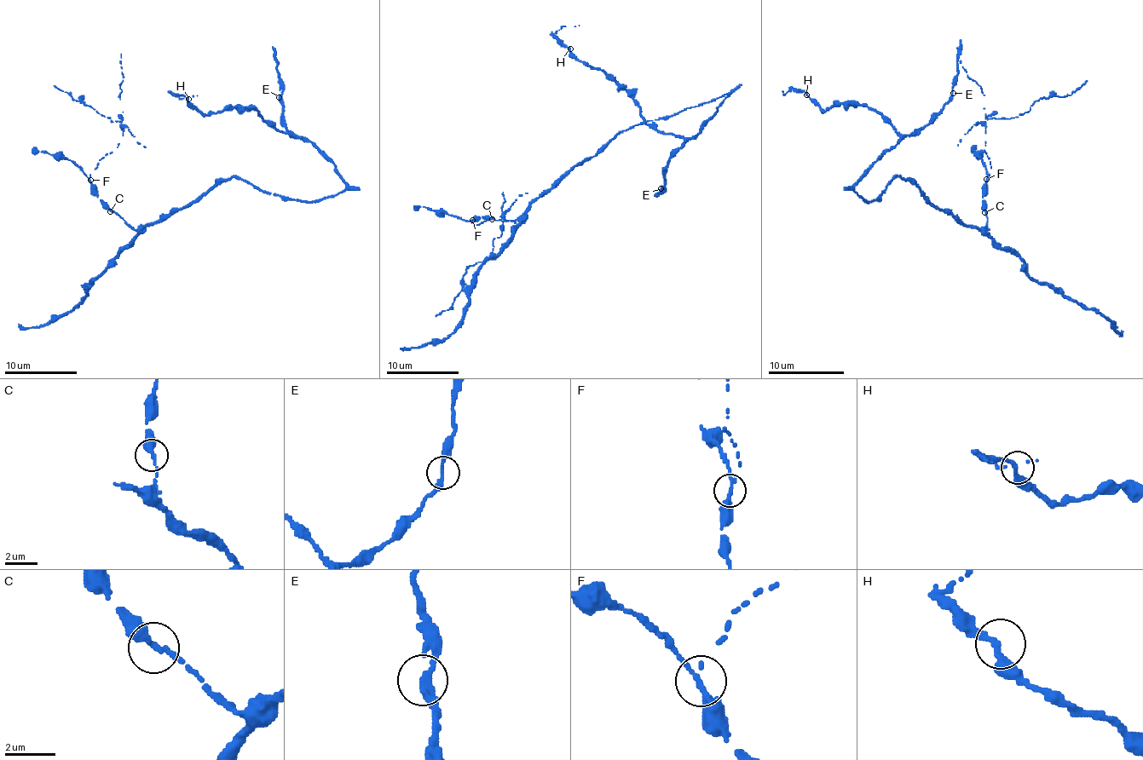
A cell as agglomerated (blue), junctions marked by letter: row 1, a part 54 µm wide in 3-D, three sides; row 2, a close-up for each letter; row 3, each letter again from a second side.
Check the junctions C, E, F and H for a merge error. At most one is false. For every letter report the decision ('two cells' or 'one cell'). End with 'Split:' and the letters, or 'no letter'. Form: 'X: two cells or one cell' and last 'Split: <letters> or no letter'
C: one cell
E: one cell
F: two cells
H: one cell
Split: F

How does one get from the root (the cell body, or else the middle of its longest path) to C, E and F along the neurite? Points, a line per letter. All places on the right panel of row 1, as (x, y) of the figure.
C: (897, 176), (909, 178), (935, 206), (949, 210), (960, 221), (975, 226), (981, 231), (987, 229), (984, 212)
E: (897, 176), (868, 203), (854, 189), (854, 183), (903, 136), (910, 136), (924, 127), (953, 93)
F: (897, 176), (909, 178), (935, 206), (981, 231), (987, 229), (983, 201), (987, 180)

